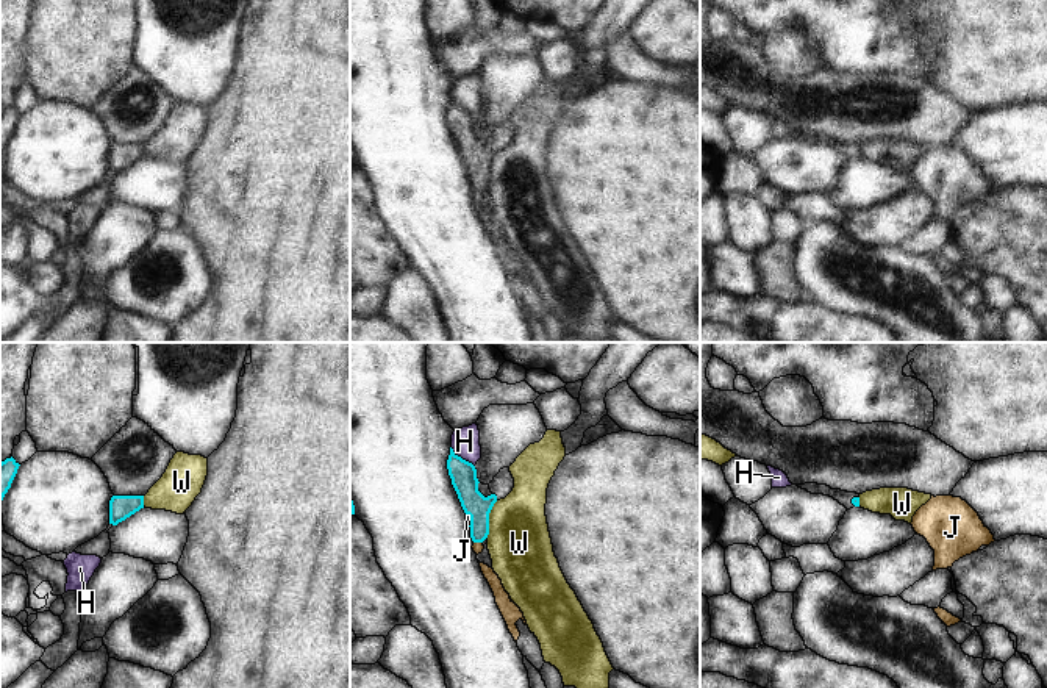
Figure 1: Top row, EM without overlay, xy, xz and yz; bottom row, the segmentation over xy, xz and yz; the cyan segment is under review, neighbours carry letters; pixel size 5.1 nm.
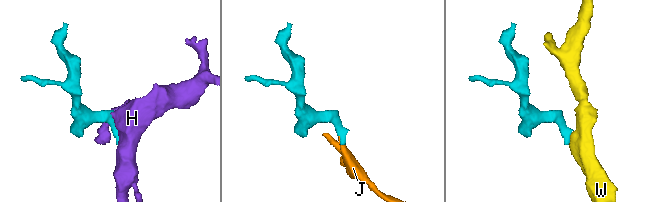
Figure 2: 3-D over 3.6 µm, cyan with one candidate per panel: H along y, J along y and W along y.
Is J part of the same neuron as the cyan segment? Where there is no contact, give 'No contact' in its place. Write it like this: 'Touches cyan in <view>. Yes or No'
Touches cyan in xz. Yes.

